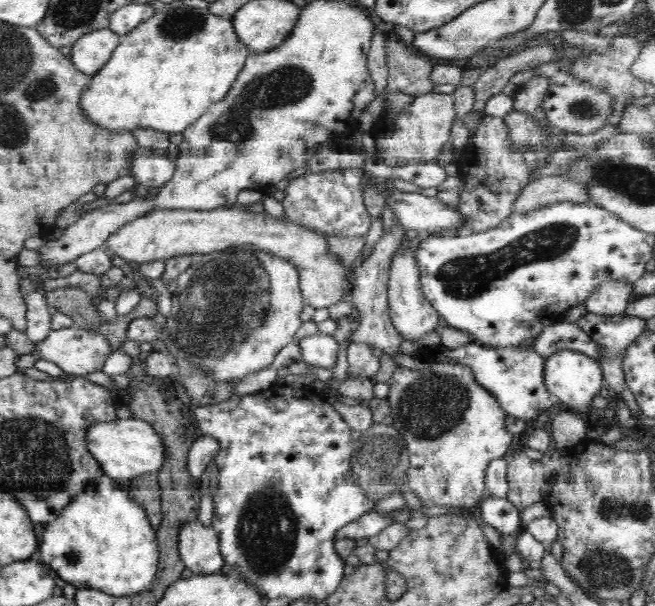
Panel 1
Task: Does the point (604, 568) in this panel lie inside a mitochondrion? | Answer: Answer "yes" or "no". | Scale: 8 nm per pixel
yes

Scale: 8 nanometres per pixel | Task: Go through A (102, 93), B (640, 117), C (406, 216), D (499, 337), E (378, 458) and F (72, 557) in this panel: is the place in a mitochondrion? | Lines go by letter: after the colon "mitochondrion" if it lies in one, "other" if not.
A: other
B: other
C: other
D: other
E: mitochondrion
F: mitochondrion

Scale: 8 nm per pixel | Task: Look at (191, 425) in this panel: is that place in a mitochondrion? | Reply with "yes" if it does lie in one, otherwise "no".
no

